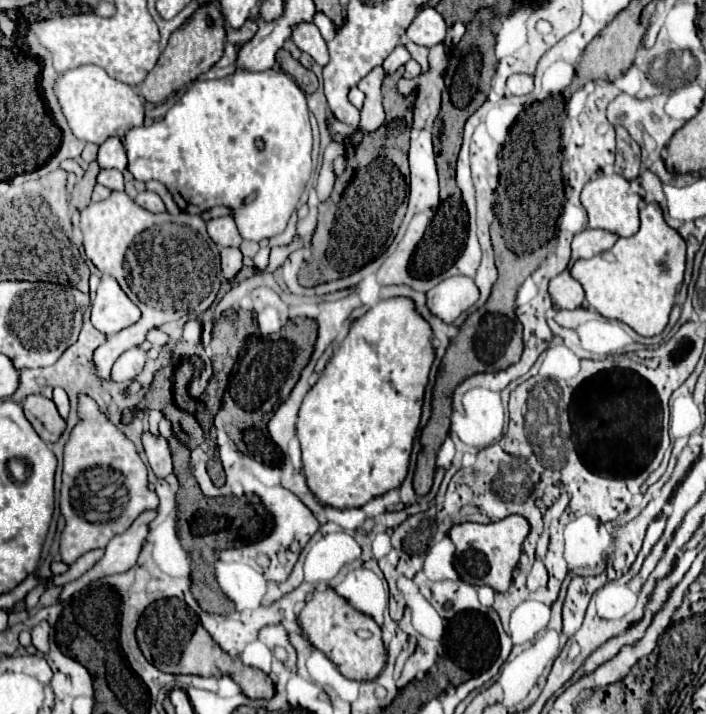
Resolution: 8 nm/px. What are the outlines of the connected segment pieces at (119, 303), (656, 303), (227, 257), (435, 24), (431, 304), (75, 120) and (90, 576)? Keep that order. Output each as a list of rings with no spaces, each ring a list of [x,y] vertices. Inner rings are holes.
[[[102,276],[92,302],[92,324],[104,334],[116,334],[140,320],[138,306],[112,276]]]
[[[652,202],[652,204],[642,206],[642,210],[640,210],[640,230],[638,230],[638,234],[634,234],[634,236],[630,236],[630,238],[618,238],[618,242],[616,242],[610,250],[594,256],[594,258],[590,258],[590,260],[578,260],[578,262],[574,262],[574,266],[570,268],[570,274],[572,274],[574,280],[578,280],[578,282],[582,284],[582,288],[584,288],[584,292],[586,292],[586,300],[588,300],[588,304],[590,304],[596,312],[600,312],[604,318],[620,320],[620,322],[628,324],[628,326],[630,326],[634,332],[638,332],[640,336],[648,336],[648,338],[650,338],[650,336],[658,336],[658,334],[666,328],[666,324],[668,324],[668,316],[670,316],[670,310],[672,310],[672,304],[674,304],[674,296],[676,296],[676,292],[678,292],[678,288],[680,288],[680,284],[682,284],[684,260],[686,260],[686,242],[682,240],[682,236],[680,236],[676,230],[672,230],[672,228],[664,222],[664,216],[662,216],[660,206],[658,206],[656,202]]]
[[[222,248],[220,258],[222,258],[224,278],[232,280],[238,274],[238,270],[242,268],[242,252],[238,248]]]
[[[426,6],[410,24],[406,36],[420,44],[420,46],[428,46],[432,48],[434,44],[442,42],[446,38],[446,24],[444,18],[440,16],[440,12],[436,12],[436,8]]]
[[[468,276],[446,278],[436,288],[432,288],[432,292],[426,294],[426,304],[430,314],[438,316],[446,324],[454,322],[476,300],[478,300],[476,284]]]
[[[78,66],[60,74],[54,84],[54,92],[72,134],[82,142],[102,144],[110,136],[116,136],[116,132],[118,138],[122,138],[128,130],[142,126],[144,122],[142,98],[134,92],[132,86],[110,78],[100,66]]]
[[[142,512],[134,522],[132,526],[122,532],[122,534],[116,534],[108,546],[106,546],[106,554],[104,558],[92,568],[88,570],[82,578],[74,580],[74,582],[68,582],[58,600],[60,602],[66,602],[72,594],[80,592],[80,590],[87,589],[95,581],[99,581],[104,576],[112,576],[112,574],[122,574],[122,572],[128,572],[134,564],[136,564],[136,558],[142,550],[142,544],[148,536],[148,524],[150,520],[156,516],[156,512]]]

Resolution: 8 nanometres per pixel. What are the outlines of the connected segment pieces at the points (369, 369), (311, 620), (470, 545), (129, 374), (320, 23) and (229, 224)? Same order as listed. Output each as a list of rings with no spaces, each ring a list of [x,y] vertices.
[[[408,298],[382,300],[378,308],[368,310],[350,326],[338,352],[330,358],[322,376],[306,394],[296,424],[296,436],[302,448],[302,470],[306,484],[318,502],[340,510],[360,508],[372,498],[402,484],[420,424],[428,372],[434,362],[430,342],[432,328]]]
[[[324,586],[316,588],[310,596],[310,600],[304,604],[304,608],[298,614],[298,622],[304,630],[304,636],[310,640],[310,644],[318,650],[322,650],[338,668],[338,672],[350,680],[374,680],[386,662],[386,648],[382,642],[380,626],[362,612],[356,612],[346,600],[340,600],[340,596]]]
[[[506,516],[498,522],[490,524],[456,524],[450,528],[448,536],[452,544],[456,546],[454,552],[454,568],[458,576],[470,584],[470,586],[490,586],[496,592],[506,592],[512,582],[512,570],[516,568],[520,554],[522,554],[522,542],[530,532],[530,524],[522,516]]]
[[[132,346],[126,350],[112,366],[112,380],[116,382],[130,382],[134,380],[146,364],[146,352],[140,346]]]
[[[318,12],[318,14],[314,16],[314,20],[312,20],[312,22],[318,26],[318,30],[320,30],[320,34],[324,36],[324,40],[332,40],[332,38],[336,36],[336,28],[334,28],[332,20],[330,20],[330,18],[326,18],[322,12]]]
[[[220,216],[206,222],[208,236],[214,240],[216,246],[240,246],[242,236],[236,228],[236,222],[232,216]]]

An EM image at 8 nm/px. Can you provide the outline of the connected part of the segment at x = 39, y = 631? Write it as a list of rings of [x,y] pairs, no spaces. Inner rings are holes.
[[[40,622],[38,626],[32,628],[32,644],[36,646],[36,650],[40,650],[42,654],[48,652],[48,622]]]

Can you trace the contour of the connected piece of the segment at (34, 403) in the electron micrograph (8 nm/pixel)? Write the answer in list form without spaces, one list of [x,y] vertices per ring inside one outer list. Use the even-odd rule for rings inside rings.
[[[36,394],[36,396],[28,396],[22,406],[28,422],[44,442],[56,442],[60,438],[66,424],[60,418],[52,400]]]

